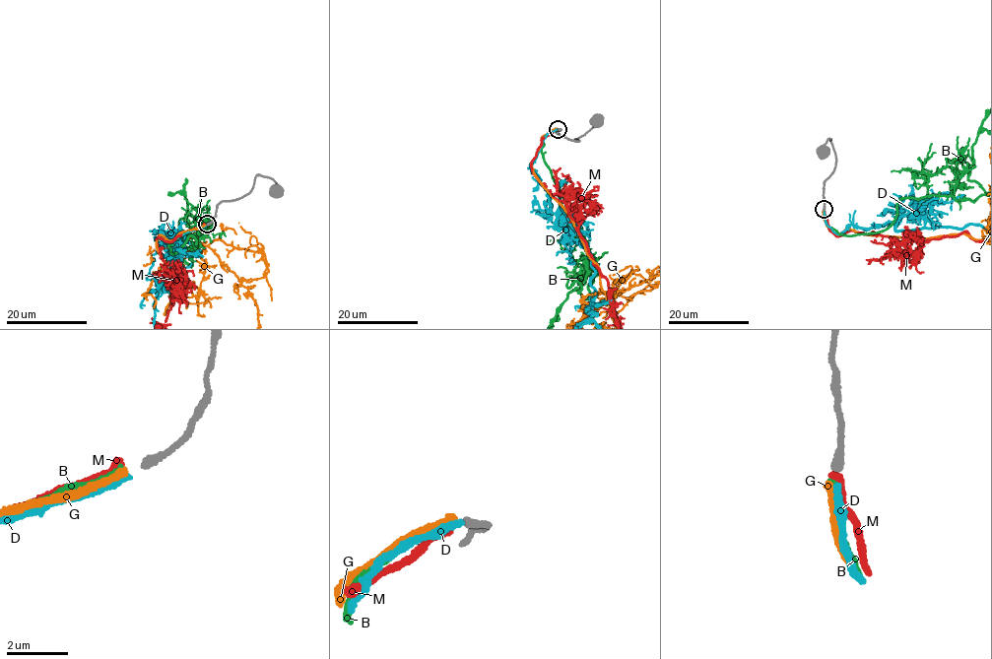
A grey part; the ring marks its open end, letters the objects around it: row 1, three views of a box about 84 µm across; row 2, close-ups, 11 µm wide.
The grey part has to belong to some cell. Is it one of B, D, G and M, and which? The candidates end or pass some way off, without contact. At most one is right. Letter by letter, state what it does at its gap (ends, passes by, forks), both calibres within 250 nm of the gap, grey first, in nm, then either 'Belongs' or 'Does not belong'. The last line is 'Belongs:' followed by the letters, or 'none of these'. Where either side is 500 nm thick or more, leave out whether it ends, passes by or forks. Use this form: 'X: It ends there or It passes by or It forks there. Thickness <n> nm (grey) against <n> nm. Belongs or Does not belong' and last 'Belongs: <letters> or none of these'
B: It ends there. Thickness 260 nm (grey) against 190 nm. Belongs
D: It ends there. Thickness 260 nm (grey) against 240 nm. Does not belong
G: It ends there. Thickness 260 nm (grey) against 220 nm. Does not belong
M: It ends there. Thickness 260 nm (grey) against 260 nm. Does not belong
Belongs: B

